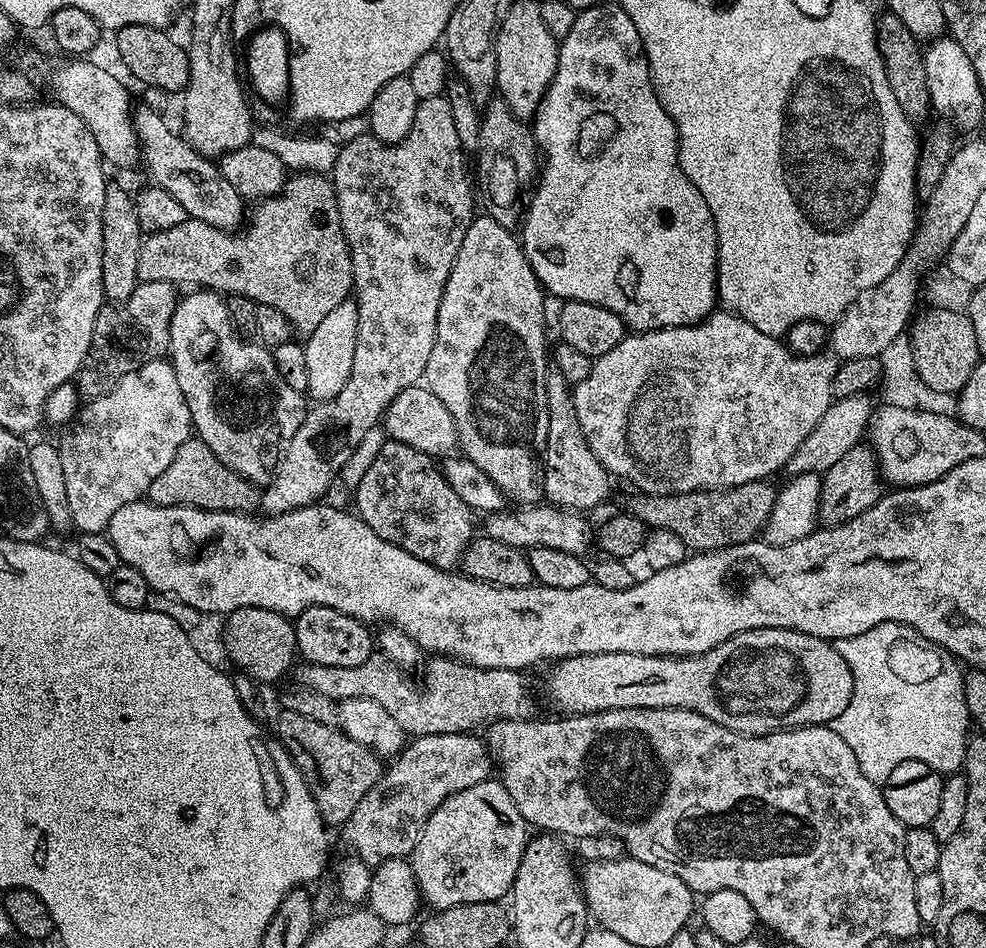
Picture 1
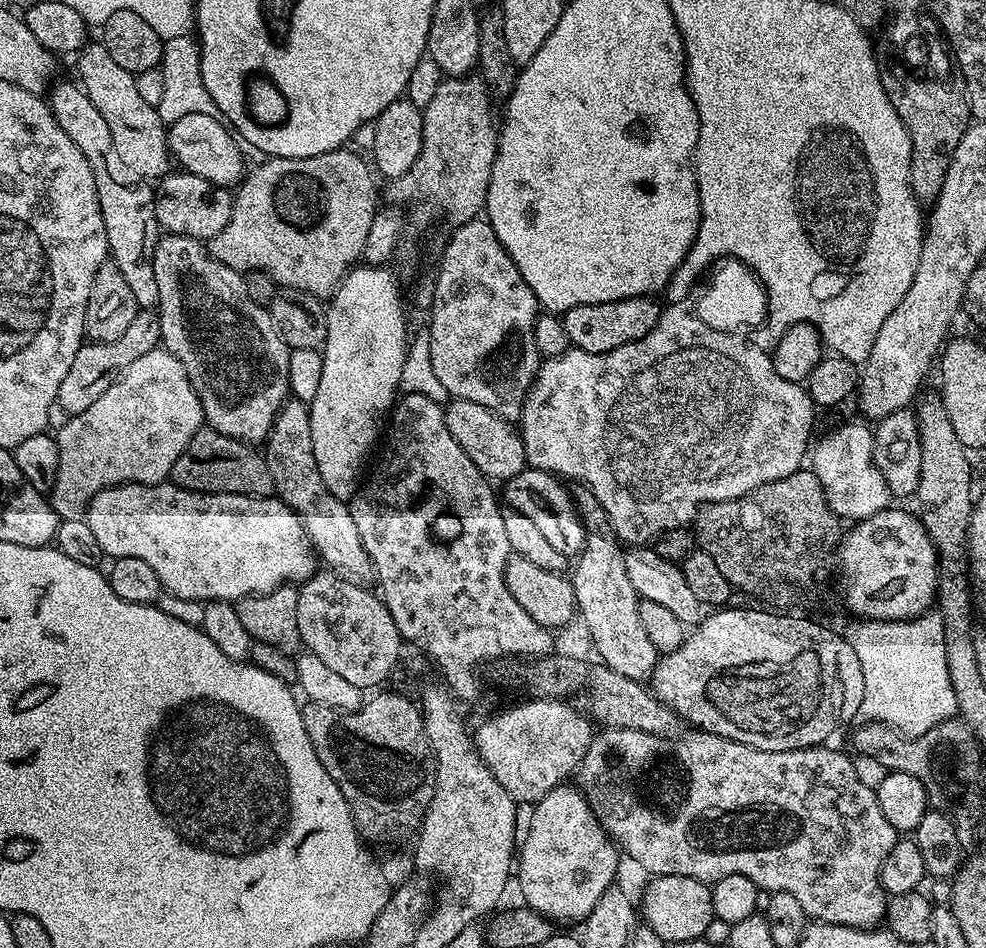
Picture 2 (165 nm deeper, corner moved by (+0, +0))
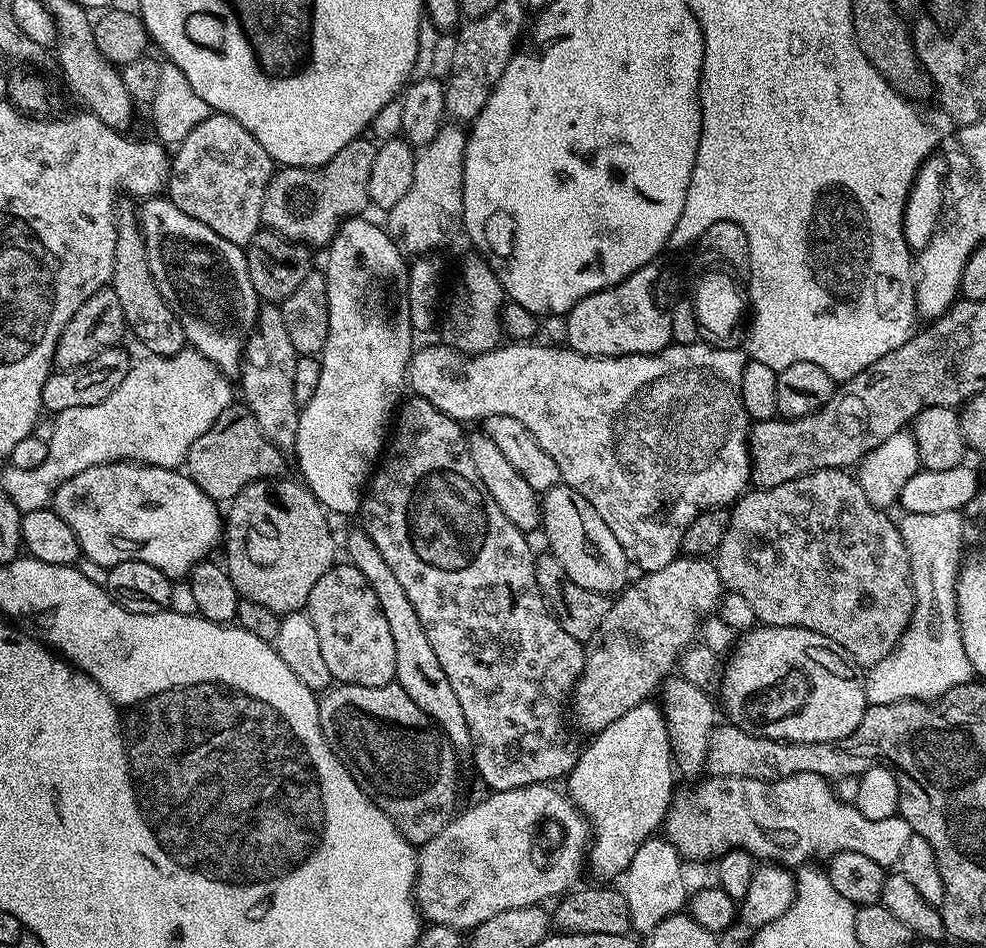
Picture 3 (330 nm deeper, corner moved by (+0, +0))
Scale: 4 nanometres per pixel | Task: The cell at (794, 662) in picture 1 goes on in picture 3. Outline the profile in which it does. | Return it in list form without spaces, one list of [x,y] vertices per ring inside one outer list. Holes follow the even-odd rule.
[[[753,626],[731,649],[732,661],[725,663],[718,685],[718,704],[723,715],[755,736],[786,742],[830,742],[841,740],[862,722],[869,703],[864,693],[864,676],[857,665],[830,638],[805,628]]]

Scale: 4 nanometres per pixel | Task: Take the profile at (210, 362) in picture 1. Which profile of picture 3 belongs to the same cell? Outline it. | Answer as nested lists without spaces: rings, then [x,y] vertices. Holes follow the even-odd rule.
[[[164,194],[147,197],[139,205],[138,219],[140,233],[146,242],[150,274],[154,274],[154,282],[164,301],[170,310],[174,310],[178,322],[182,322],[185,341],[225,376],[239,377],[244,363],[244,347],[249,333],[256,326],[258,313],[258,297],[250,282],[245,249],[234,240],[222,238],[222,234],[214,234],[214,230],[202,226],[198,218],[182,214],[182,210],[178,210],[178,206],[174,206],[174,202]]]

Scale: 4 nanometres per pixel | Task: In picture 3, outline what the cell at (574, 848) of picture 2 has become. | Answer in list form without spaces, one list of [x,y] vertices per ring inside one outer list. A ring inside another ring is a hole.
[[[645,702],[634,706],[634,710],[626,710],[622,718],[614,718],[610,726],[591,737],[589,744],[583,745],[578,762],[574,770],[566,777],[566,795],[579,808],[588,821],[590,829],[590,847],[586,857],[590,865],[590,872],[601,876],[601,881],[608,882],[611,876],[619,877],[630,866],[634,854],[638,854],[638,846],[646,842],[653,835],[652,832],[661,827],[664,815],[672,804],[674,787],[674,763],[670,738],[667,736],[667,724],[664,713],[652,702]]]

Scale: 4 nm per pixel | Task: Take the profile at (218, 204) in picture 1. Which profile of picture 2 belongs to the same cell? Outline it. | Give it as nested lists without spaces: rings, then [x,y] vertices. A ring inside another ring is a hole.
[[[102,42],[85,43],[79,53],[80,77],[78,83],[84,93],[98,106],[102,118],[110,125],[110,135],[114,137],[122,162],[134,170],[134,174],[145,178],[163,178],[169,175],[170,153],[168,151],[168,128],[159,117],[157,108],[150,106],[138,95],[138,82],[130,70],[122,70],[106,50]]]

